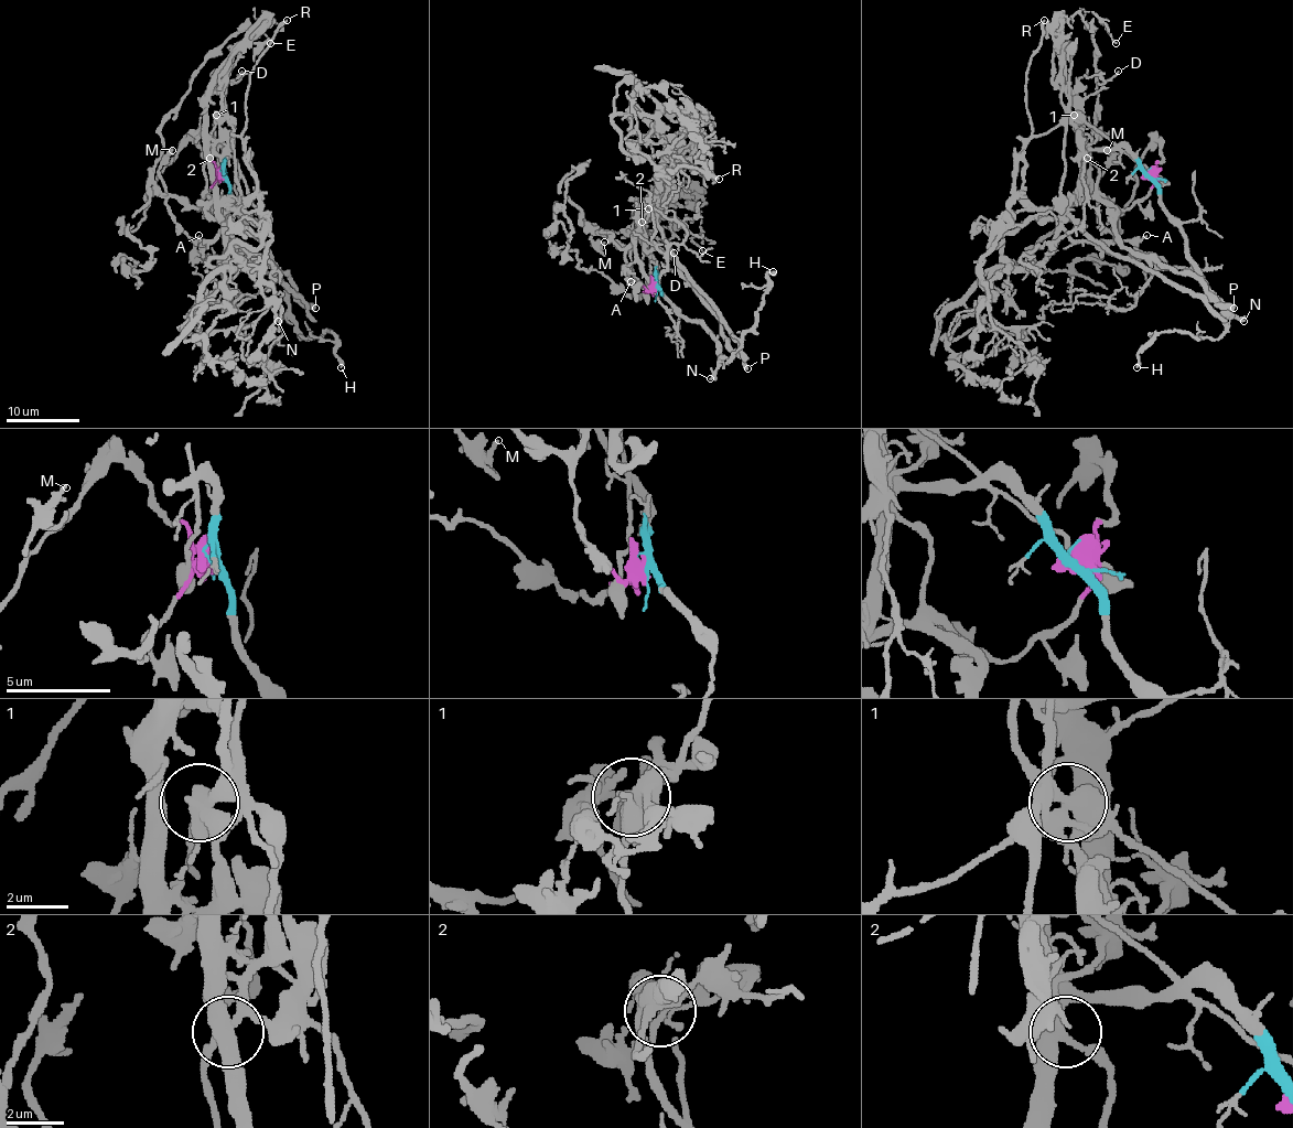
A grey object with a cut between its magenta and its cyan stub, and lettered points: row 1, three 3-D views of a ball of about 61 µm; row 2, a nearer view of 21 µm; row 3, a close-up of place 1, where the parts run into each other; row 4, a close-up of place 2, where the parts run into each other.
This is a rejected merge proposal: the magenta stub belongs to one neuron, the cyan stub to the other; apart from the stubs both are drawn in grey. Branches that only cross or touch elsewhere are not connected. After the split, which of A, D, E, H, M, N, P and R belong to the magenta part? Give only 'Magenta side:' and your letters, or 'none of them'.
Magenta side: A, M, P, R

